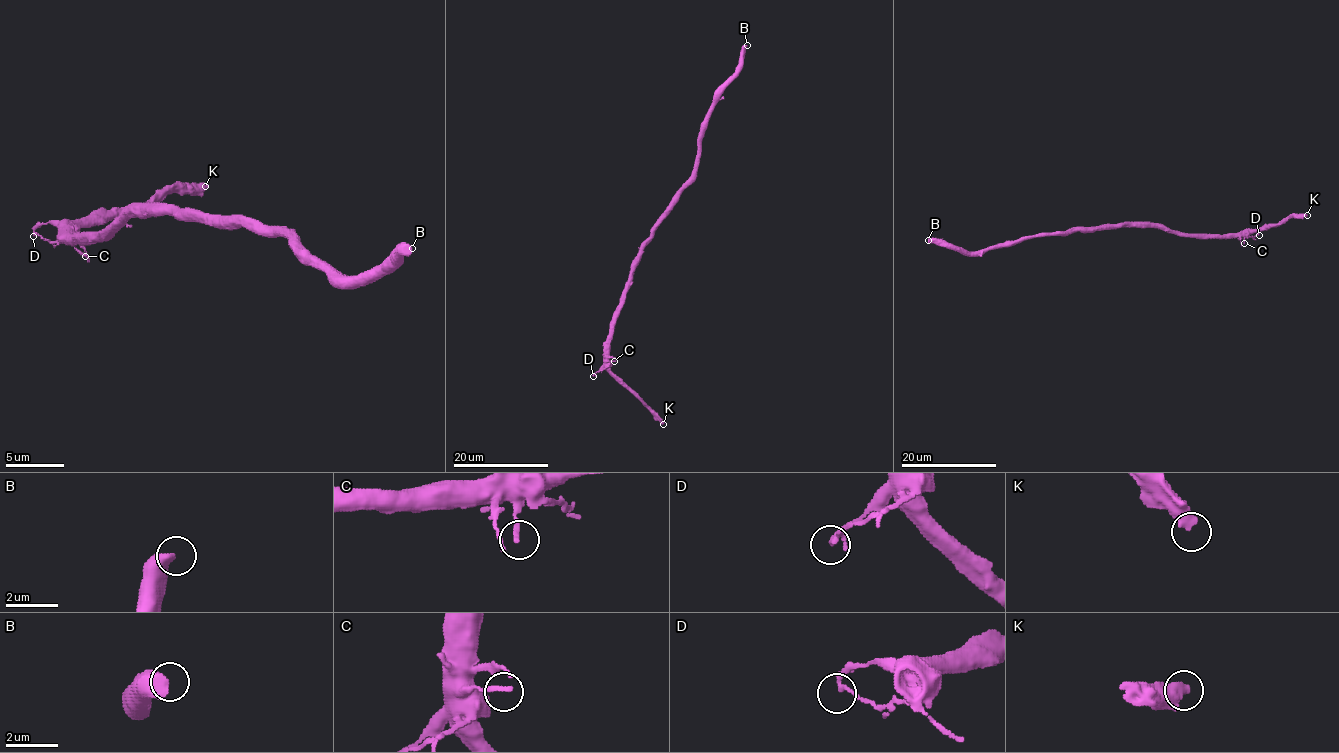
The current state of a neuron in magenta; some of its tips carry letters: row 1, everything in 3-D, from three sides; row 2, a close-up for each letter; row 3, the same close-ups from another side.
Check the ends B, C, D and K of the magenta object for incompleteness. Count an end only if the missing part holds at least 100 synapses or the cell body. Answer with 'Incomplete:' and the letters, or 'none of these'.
Incomplete: K

